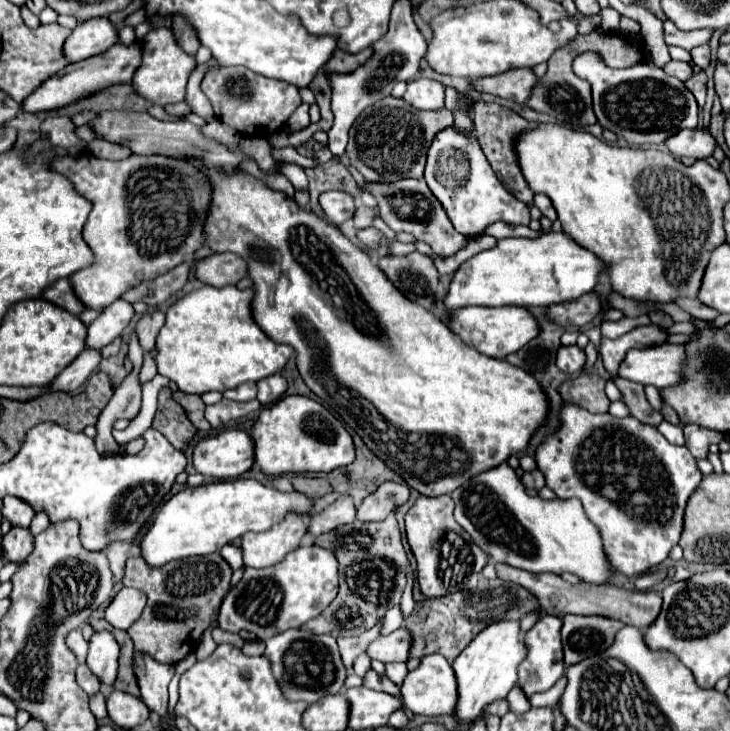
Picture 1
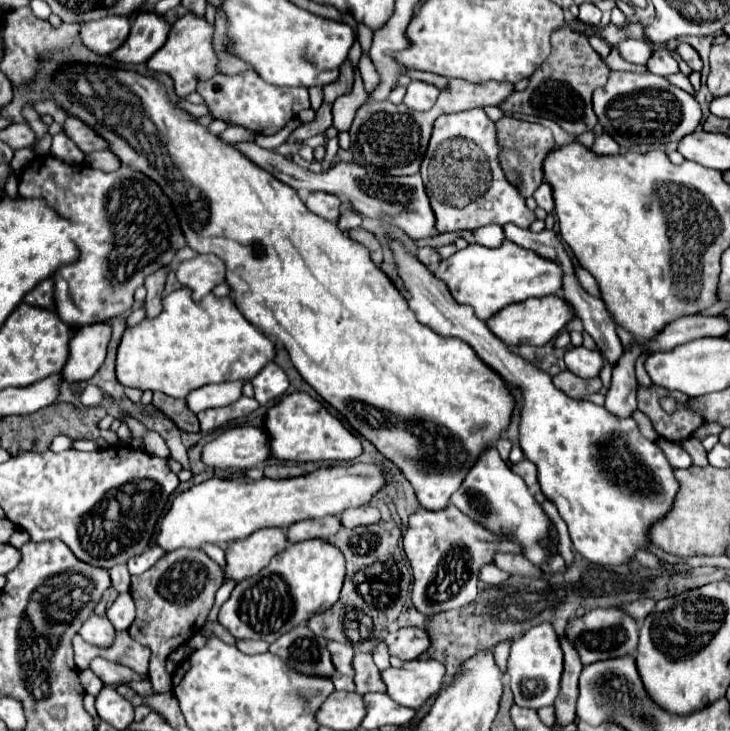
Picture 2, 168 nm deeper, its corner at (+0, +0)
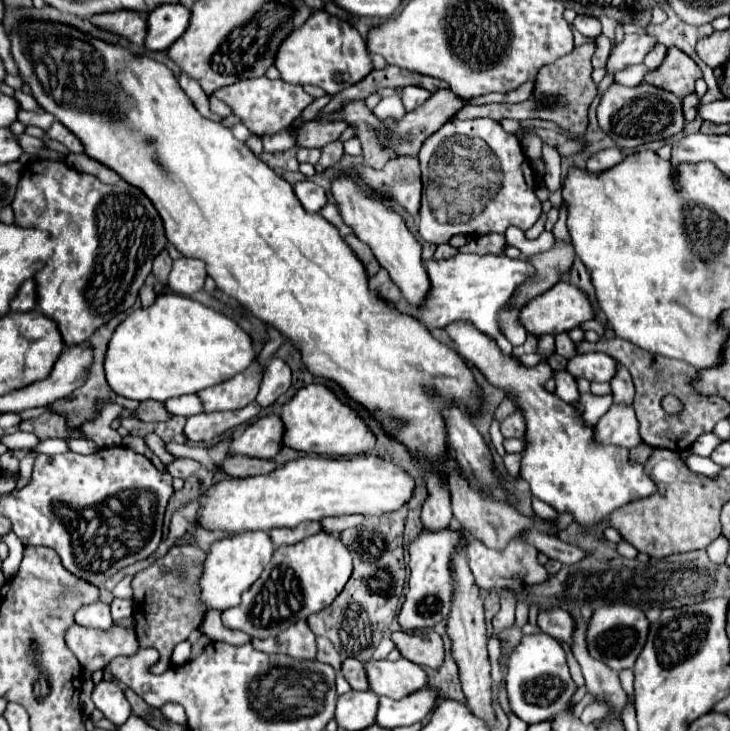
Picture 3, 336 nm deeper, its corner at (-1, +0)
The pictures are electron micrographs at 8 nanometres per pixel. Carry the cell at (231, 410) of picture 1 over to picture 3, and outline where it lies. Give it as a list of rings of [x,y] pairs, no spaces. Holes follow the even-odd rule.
[[[254,401],[244,409],[236,409],[236,411],[214,411],[214,413],[192,415],[188,417],[184,433],[192,441],[208,441],[236,425],[242,425],[254,419],[258,413],[260,413],[260,405]]]

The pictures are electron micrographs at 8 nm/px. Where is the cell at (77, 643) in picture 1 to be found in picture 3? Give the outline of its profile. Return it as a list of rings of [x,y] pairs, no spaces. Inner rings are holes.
[[[72,625],[66,633],[66,643],[86,671],[104,669],[110,659],[118,655],[134,655],[140,649],[134,629],[118,625],[108,631]]]

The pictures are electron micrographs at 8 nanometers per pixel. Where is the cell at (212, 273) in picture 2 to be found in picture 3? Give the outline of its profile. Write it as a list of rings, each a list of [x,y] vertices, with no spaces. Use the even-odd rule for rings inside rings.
[[[180,257],[172,265],[172,271],[168,277],[168,287],[180,295],[192,295],[192,293],[204,289],[206,277],[208,277],[206,263],[202,259]]]

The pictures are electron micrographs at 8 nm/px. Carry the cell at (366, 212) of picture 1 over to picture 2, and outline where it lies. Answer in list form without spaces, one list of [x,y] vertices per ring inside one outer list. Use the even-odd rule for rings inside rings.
[[[343,207],[343,209],[341,209],[341,215],[339,215],[339,219],[337,219],[337,225],[339,225],[341,231],[349,231],[349,229],[361,225],[361,217],[359,217],[355,211]]]

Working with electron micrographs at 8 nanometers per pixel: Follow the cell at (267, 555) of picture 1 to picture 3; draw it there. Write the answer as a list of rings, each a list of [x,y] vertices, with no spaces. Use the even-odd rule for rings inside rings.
[[[248,531],[214,541],[204,561],[204,573],[200,579],[200,587],[202,587],[200,599],[208,605],[208,609],[218,609],[218,611],[238,605],[240,595],[260,577],[264,567],[270,563],[274,551],[276,547],[270,535],[264,531]]]

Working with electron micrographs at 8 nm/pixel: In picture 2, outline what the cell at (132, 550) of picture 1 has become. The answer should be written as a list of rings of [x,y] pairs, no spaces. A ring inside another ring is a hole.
[[[115,565],[111,571],[111,583],[113,583],[113,589],[117,593],[125,593],[129,591],[131,587],[131,577],[129,577],[129,571],[127,571],[127,565]]]

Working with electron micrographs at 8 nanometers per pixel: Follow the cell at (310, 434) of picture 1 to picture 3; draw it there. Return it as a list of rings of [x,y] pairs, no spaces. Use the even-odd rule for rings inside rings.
[[[306,385],[302,387],[288,403],[282,405],[284,437],[282,445],[316,455],[366,455],[374,451],[374,433],[366,427],[366,423],[346,407],[330,389],[324,385]]]

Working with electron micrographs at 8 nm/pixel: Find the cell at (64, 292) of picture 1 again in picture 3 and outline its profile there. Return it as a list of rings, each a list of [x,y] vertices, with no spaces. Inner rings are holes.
[[[28,279],[26,283],[22,283],[22,289],[14,297],[14,301],[10,303],[10,309],[12,311],[32,311],[36,307],[36,301],[38,301],[36,281]]]

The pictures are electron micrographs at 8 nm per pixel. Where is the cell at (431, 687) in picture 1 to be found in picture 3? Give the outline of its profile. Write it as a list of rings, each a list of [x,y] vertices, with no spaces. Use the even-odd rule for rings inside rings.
[[[382,659],[382,661],[368,661],[366,673],[370,687],[376,695],[386,695],[390,699],[404,699],[424,687],[428,687],[426,671],[410,663],[406,659],[398,659],[396,663]]]

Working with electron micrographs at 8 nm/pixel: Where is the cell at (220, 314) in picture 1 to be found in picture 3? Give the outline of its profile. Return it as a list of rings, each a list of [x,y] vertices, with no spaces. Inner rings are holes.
[[[160,293],[156,301],[148,309],[136,309],[132,311],[114,331],[108,351],[106,351],[106,379],[112,391],[126,399],[146,401],[166,401],[172,397],[180,397],[186,393],[198,393],[206,387],[218,385],[220,381],[226,381],[242,371],[246,371],[256,359],[256,347],[252,337],[230,317],[224,313],[202,305],[200,301],[194,301],[184,295],[176,293]]]

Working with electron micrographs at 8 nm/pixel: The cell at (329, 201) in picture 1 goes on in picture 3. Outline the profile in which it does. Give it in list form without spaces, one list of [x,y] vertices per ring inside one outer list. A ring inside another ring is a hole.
[[[310,181],[296,183],[294,193],[298,195],[302,207],[308,209],[310,213],[318,213],[328,203],[328,197],[326,197],[324,189],[320,185],[316,185],[316,183],[310,183]]]

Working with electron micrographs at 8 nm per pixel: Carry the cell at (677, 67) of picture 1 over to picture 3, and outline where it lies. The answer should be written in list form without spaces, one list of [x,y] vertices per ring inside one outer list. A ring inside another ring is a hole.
[[[658,43],[652,51],[650,51],[650,55],[646,55],[646,59],[644,59],[644,65],[650,69],[650,71],[656,71],[662,63],[664,63],[664,59],[666,59],[666,53],[668,53],[668,47],[664,47],[662,43]]]

